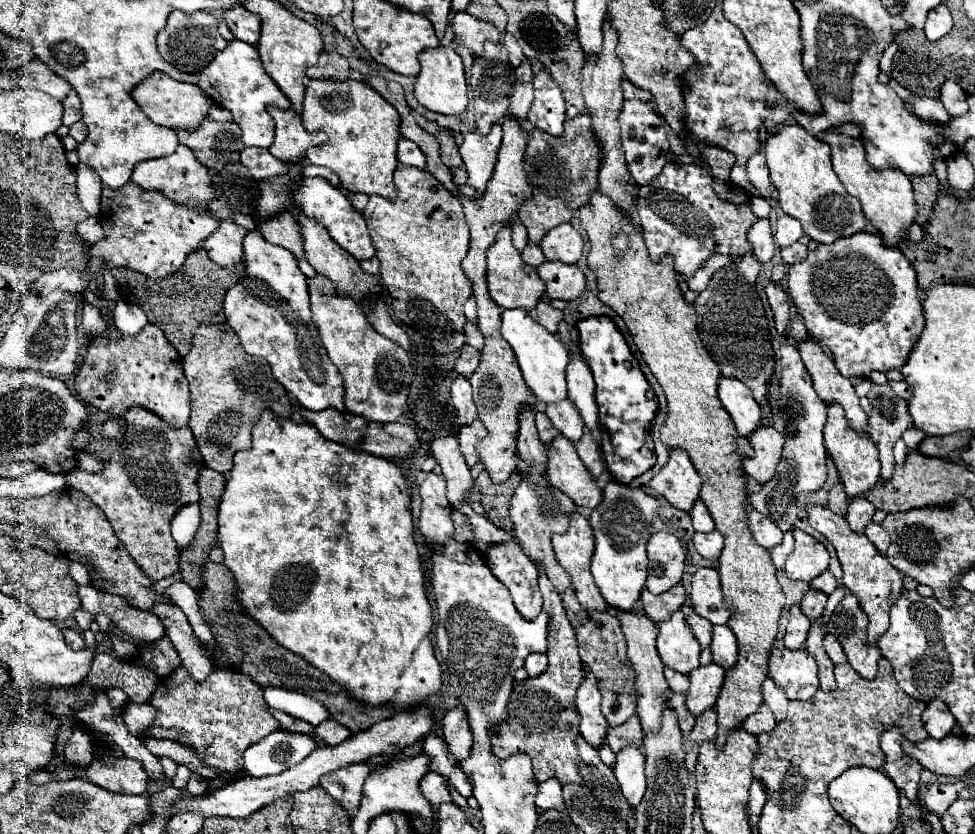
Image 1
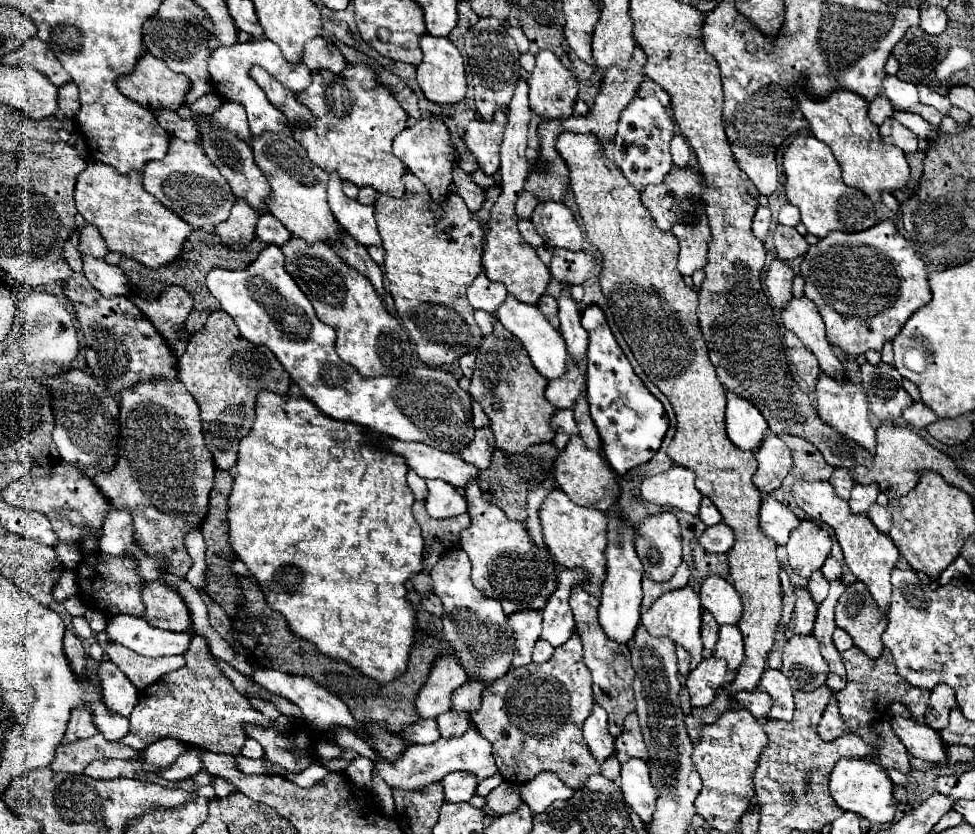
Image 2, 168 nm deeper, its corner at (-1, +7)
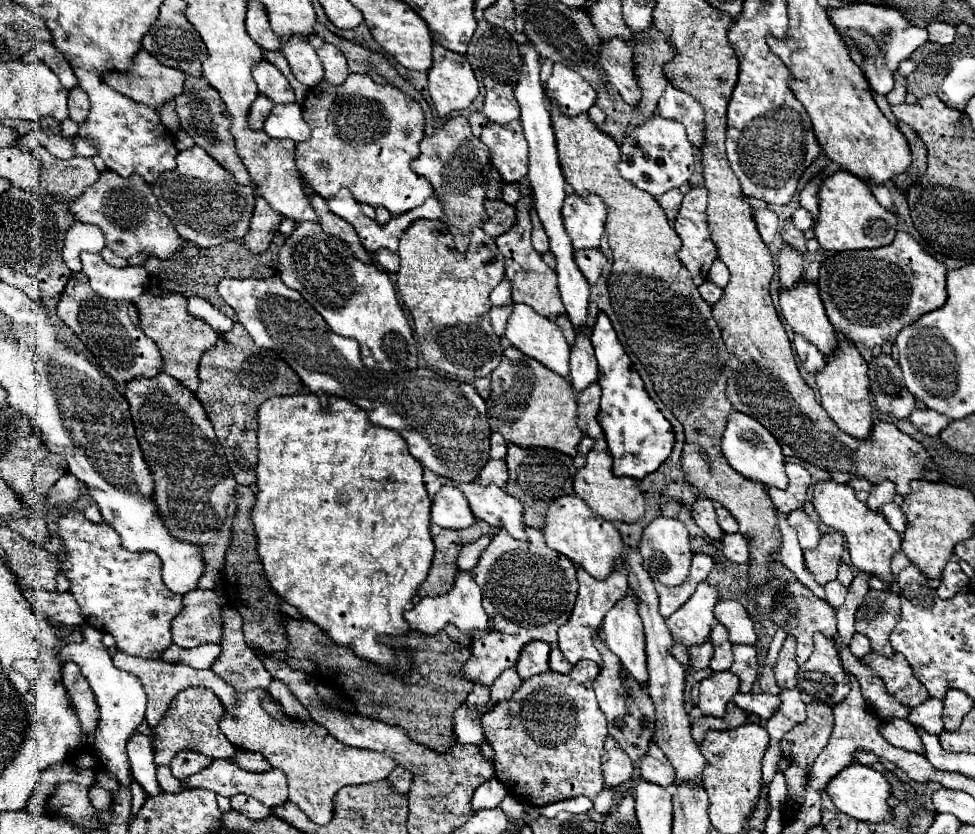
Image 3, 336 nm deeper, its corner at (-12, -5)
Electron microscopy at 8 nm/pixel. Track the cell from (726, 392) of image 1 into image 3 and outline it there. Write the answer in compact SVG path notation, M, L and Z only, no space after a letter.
M736 410L730 414L728 426L726 426L726 432L724 432L724 438L722 438L722 452L728 460L728 464L736 472L748 476L750 480L758 480L764 486L786 488L788 478L786 478L786 472L784 472L782 448L776 442L776 438L768 430L764 430L762 424L758 420L754 420L752 416L736 412Z

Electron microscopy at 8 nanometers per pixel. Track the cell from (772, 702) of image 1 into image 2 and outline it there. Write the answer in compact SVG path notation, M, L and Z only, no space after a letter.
M767 668L761 676L759 686L771 694L773 698L773 708L769 710L769 720L785 720L789 722L793 718L793 690L787 680L779 670Z

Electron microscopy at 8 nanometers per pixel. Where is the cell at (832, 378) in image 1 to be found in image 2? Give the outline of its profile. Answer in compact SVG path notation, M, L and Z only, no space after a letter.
M807 296L791 298L787 306L781 310L783 326L799 336L799 340L817 356L821 370L837 380L843 380L843 364L835 356L831 344L825 338L825 324L815 308L815 304Z

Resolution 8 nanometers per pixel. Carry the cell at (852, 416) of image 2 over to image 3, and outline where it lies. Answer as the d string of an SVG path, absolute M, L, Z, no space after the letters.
M840 340L834 356L830 356L826 360L824 370L816 374L816 386L820 390L824 410L828 412L828 416L836 422L836 426L842 432L858 440L866 440L874 426L872 406L870 406L870 380L868 380L866 370L868 370L868 364L860 356L858 348Z

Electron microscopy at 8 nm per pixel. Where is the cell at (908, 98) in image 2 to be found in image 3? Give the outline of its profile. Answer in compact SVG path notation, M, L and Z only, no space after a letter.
M864 60L864 74L878 94L888 94L890 90L894 90L894 76L890 72L876 70L874 60Z

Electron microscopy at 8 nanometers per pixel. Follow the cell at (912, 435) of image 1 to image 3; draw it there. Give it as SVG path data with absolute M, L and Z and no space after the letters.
M914 410L912 414L910 414L910 422L920 430L920 432L924 432L924 434L928 434L928 436L936 436L936 434L940 434L948 424L950 424L950 420L946 418L946 416L940 416L938 412L932 412L932 410Z

